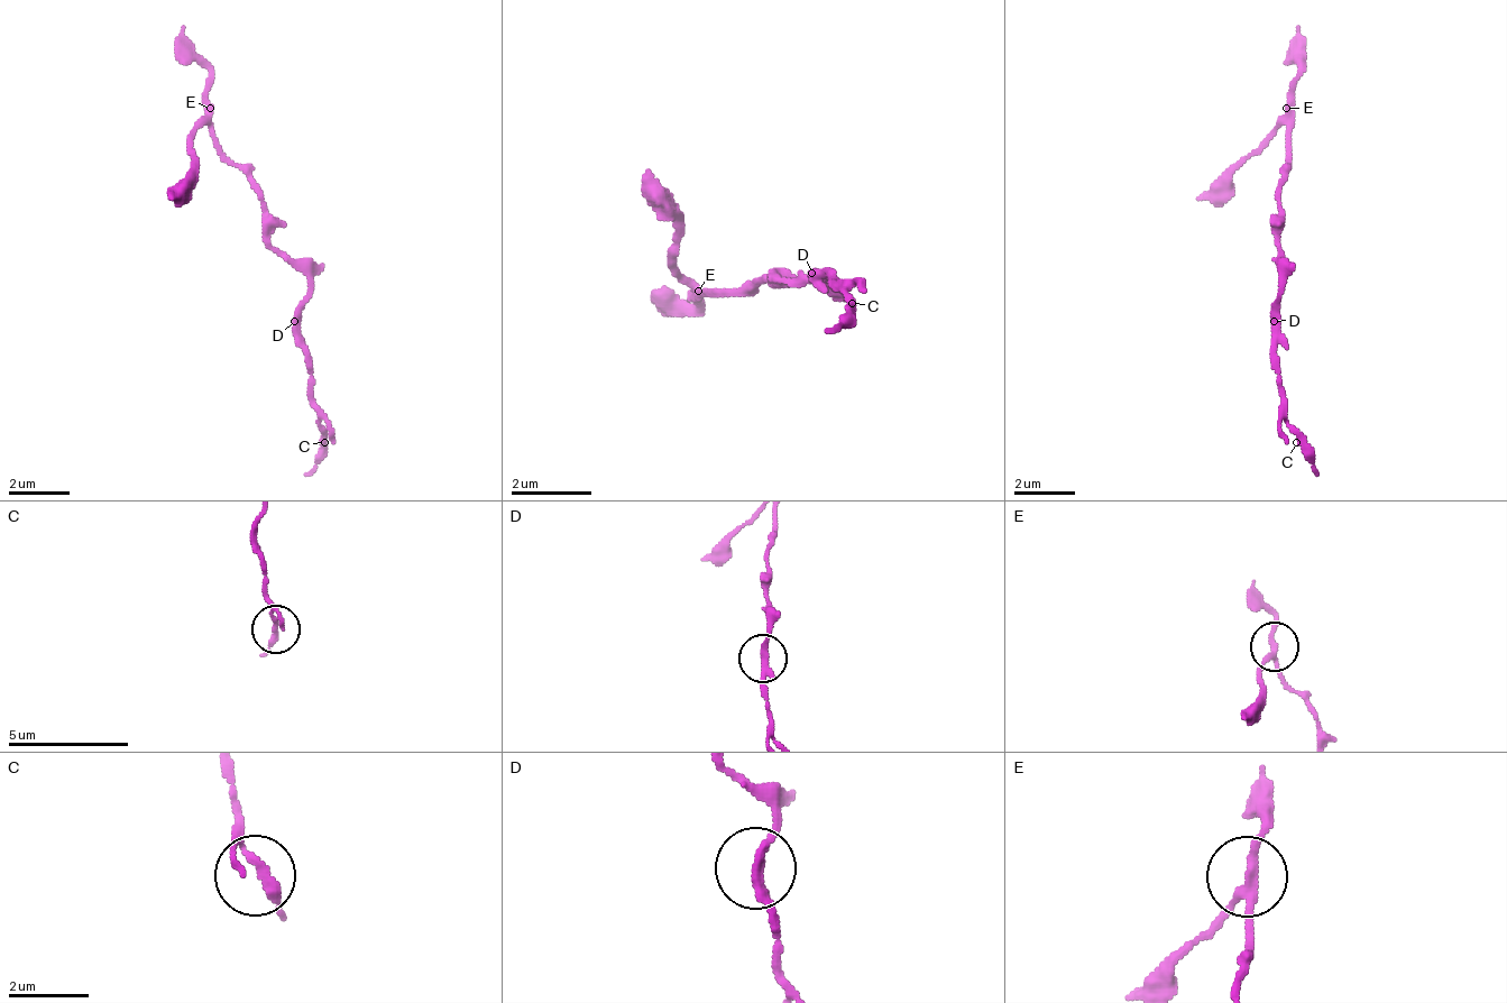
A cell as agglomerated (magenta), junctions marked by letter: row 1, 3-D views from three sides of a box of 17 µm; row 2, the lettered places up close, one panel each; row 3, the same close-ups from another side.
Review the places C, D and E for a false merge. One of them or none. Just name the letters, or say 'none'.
E

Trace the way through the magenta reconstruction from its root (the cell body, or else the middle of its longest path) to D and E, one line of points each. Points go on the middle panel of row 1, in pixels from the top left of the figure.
D: (791, 283), (832, 283), (821, 283), (811, 273)
E: (791, 283), (741, 283), (731, 293), (700, 293)

